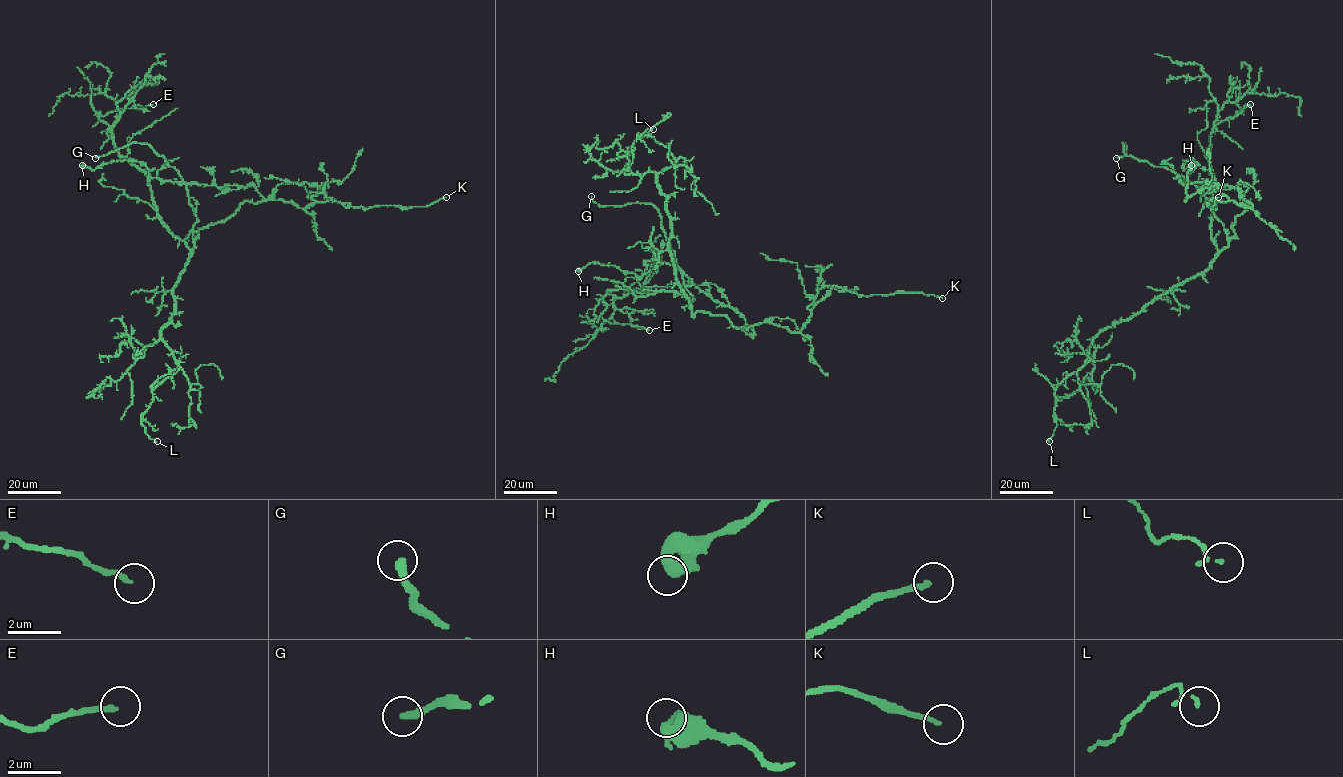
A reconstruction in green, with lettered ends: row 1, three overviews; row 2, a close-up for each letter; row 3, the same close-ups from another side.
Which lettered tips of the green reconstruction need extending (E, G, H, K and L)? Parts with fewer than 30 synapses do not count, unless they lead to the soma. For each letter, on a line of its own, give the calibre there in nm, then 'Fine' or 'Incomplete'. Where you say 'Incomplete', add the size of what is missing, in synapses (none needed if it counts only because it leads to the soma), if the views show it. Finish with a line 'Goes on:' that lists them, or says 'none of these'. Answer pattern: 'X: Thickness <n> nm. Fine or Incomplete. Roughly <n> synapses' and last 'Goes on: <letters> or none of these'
E: Thickness 170 nm. Fine
G: Thickness 280 nm. Incomplete
H: Thickness 650 nm. Fine
K: Thickness 160 nm. Incomplete. Roughly 100 synapses
L: Thickness 80 nm. Fine
Goes on: G, K

